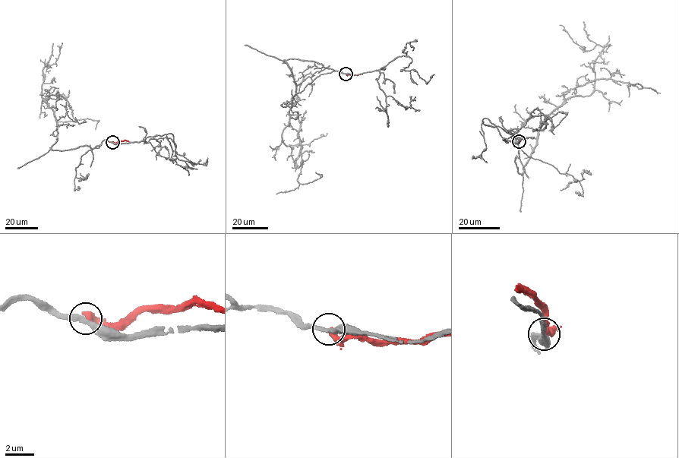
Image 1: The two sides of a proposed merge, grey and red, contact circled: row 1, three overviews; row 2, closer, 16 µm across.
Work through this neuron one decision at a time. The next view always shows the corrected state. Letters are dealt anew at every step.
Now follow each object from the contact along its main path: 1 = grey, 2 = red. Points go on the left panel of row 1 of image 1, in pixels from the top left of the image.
1: (112, 142), (53, 150), (56, 121), (45, 100), (61, 96), (74, 118), (97, 120), (96, 129)
2: (112, 142), (128, 141)

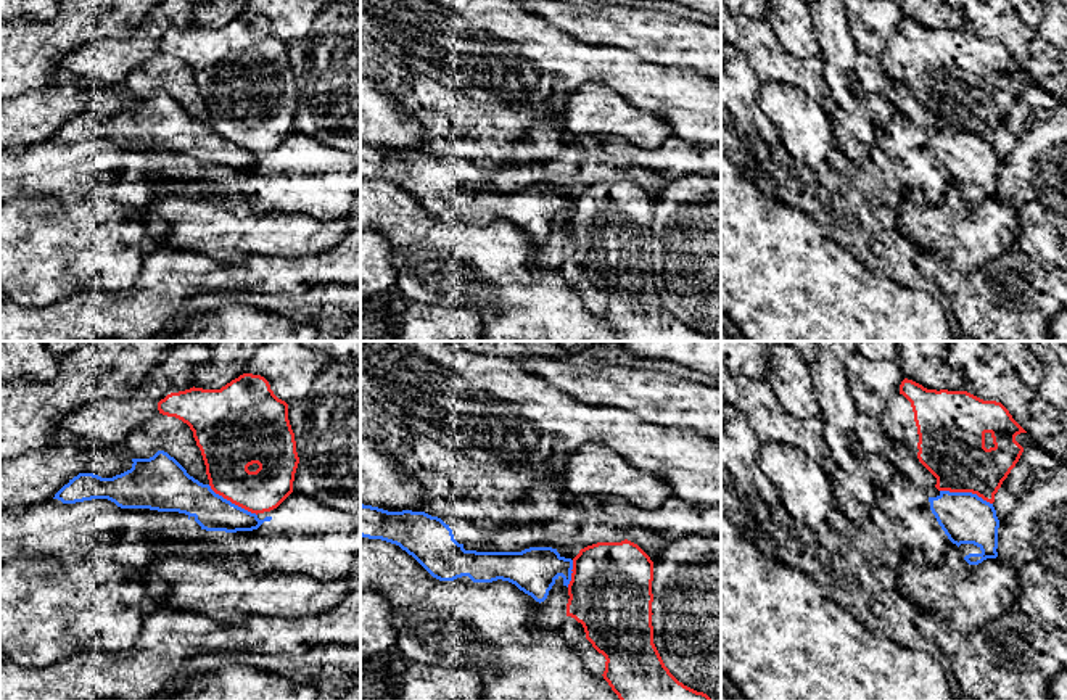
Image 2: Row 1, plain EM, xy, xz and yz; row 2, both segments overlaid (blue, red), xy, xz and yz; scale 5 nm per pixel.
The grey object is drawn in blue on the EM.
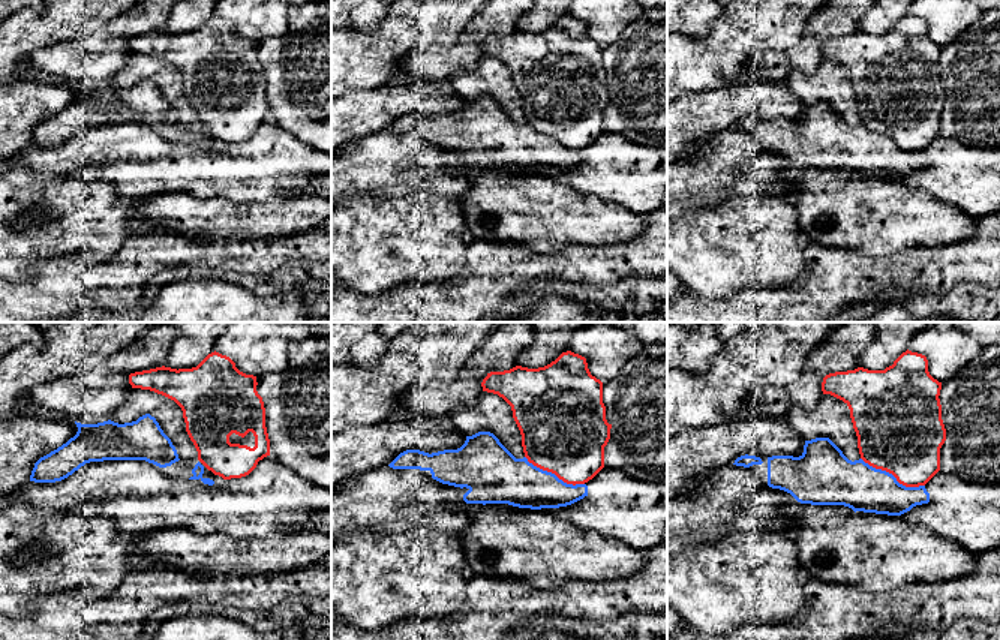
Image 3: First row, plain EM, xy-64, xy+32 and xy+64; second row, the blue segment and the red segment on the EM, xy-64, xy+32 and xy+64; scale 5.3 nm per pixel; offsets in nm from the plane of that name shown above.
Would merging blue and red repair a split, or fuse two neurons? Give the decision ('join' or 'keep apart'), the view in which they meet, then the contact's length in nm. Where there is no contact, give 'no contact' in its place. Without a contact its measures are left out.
keep apart; contact in yz; length 280 nm

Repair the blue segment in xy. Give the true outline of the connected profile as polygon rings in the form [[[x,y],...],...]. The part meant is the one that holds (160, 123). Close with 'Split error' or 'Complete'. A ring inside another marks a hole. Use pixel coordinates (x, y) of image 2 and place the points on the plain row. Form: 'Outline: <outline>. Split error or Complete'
Outline: [[[158,90],[150,98],[132,98],[132,108],[113,117],[79,113],[53,138],[76,143],[108,138],[121,148],[150,148],[185,153],[206,171],[253,171],[272,156],[259,159],[203,124],[167,92]]]. Complete

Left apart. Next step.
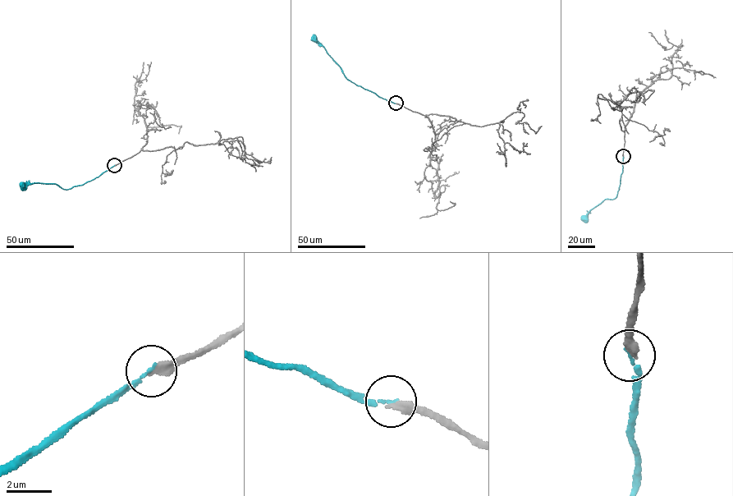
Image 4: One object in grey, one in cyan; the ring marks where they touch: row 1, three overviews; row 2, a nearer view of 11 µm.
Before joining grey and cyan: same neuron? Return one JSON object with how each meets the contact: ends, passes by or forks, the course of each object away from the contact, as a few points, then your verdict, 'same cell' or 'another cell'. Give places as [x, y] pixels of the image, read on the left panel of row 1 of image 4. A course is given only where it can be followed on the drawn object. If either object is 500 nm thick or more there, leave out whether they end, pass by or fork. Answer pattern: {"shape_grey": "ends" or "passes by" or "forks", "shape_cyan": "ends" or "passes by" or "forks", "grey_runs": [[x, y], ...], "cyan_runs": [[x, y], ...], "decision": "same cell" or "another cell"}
{"shape_grey": "ends", "shape_cyan": "ends", "grey_runs": [[114, 165], [141, 150], [176, 149], [185, 142], [201, 145], [239, 137], [248, 158], [269, 163], [271, 157]], "cyan_runs": [[114, 165], [94, 178], [67, 189], [52, 183], [20, 185]], "decision": "same cell"}

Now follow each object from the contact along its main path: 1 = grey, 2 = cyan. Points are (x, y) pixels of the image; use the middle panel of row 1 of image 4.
1: (396, 103), (480, 126), (518, 112), (524, 116), (519, 123), (536, 132), (542, 126)
2: (396, 103), (347, 79), (313, 34)

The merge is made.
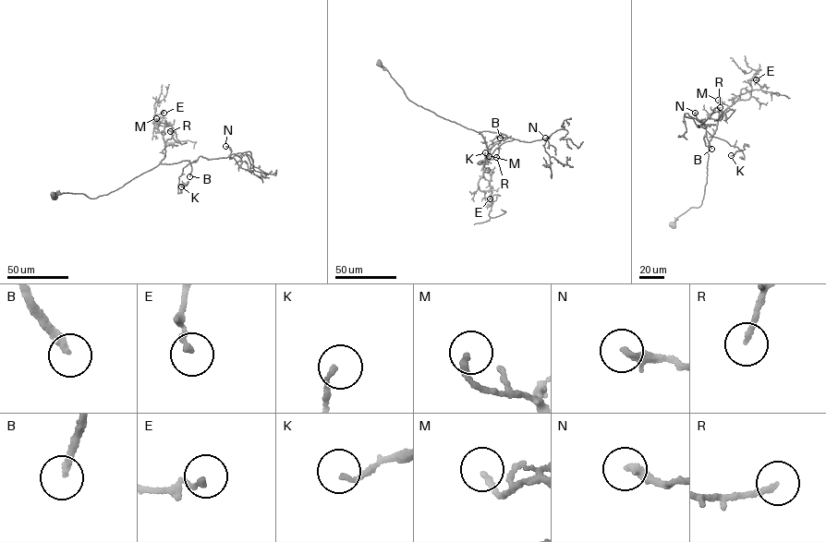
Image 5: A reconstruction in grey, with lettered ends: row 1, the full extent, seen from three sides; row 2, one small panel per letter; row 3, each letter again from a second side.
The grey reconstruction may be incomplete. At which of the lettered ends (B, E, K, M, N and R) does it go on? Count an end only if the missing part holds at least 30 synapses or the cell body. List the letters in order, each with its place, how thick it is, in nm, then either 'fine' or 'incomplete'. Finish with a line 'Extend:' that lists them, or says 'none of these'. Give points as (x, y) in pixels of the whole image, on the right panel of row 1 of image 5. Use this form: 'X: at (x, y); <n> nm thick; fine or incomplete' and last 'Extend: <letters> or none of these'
B: at (711, 149); 220 nm thick; incomplete
E: at (756, 79); 170 nm thick; fine
K: at (731, 155); 150 nm thick; fine
M: at (718, 100); 190 nm thick; fine
N: at (695, 113); 280 nm thick; fine
R: at (720, 107); 180 nm thick; fine
Extend: B

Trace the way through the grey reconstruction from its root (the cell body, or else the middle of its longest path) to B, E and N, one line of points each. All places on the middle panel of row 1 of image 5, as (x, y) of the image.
B: (483, 131), (506, 136), (500, 138)
E: (483, 131), (479, 132), (488, 155), (478, 187), (480, 191), (491, 191), (490, 198)
N: (483, 131), (499, 132), (528, 142), (545, 138)

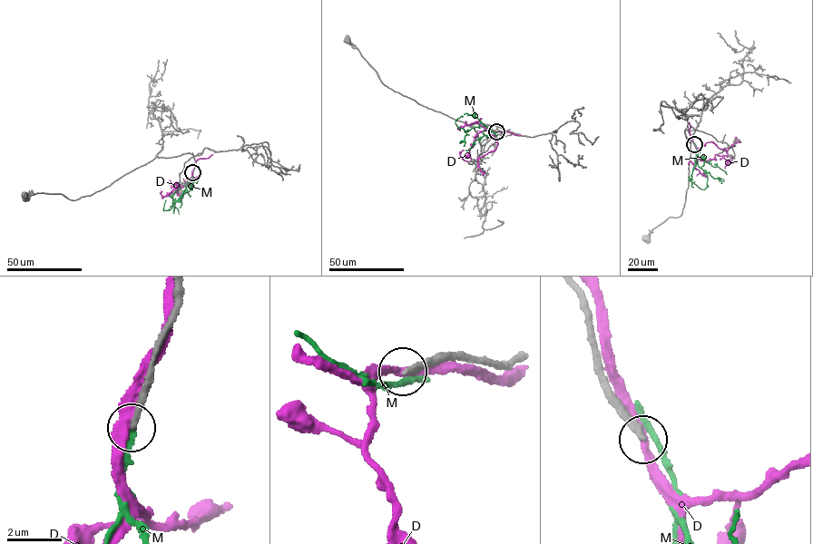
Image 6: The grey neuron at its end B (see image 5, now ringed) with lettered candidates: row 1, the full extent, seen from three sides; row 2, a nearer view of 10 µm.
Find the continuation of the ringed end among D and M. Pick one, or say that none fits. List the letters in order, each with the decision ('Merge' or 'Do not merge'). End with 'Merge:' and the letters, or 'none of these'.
D: Do not merge
M: Do not merge
Merge: none of these

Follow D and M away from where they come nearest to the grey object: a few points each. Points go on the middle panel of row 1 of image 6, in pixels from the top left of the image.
D: (496, 131), (485, 130), (476, 134), (467, 154), (470, 160), (460, 156), (464, 150)
M: (496, 131), (482, 127), (466, 131), (455, 124), (455, 121), (462, 117)

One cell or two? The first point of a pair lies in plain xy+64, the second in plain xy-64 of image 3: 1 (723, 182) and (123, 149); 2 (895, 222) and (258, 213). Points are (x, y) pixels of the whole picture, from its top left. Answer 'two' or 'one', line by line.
1: one
2: one

